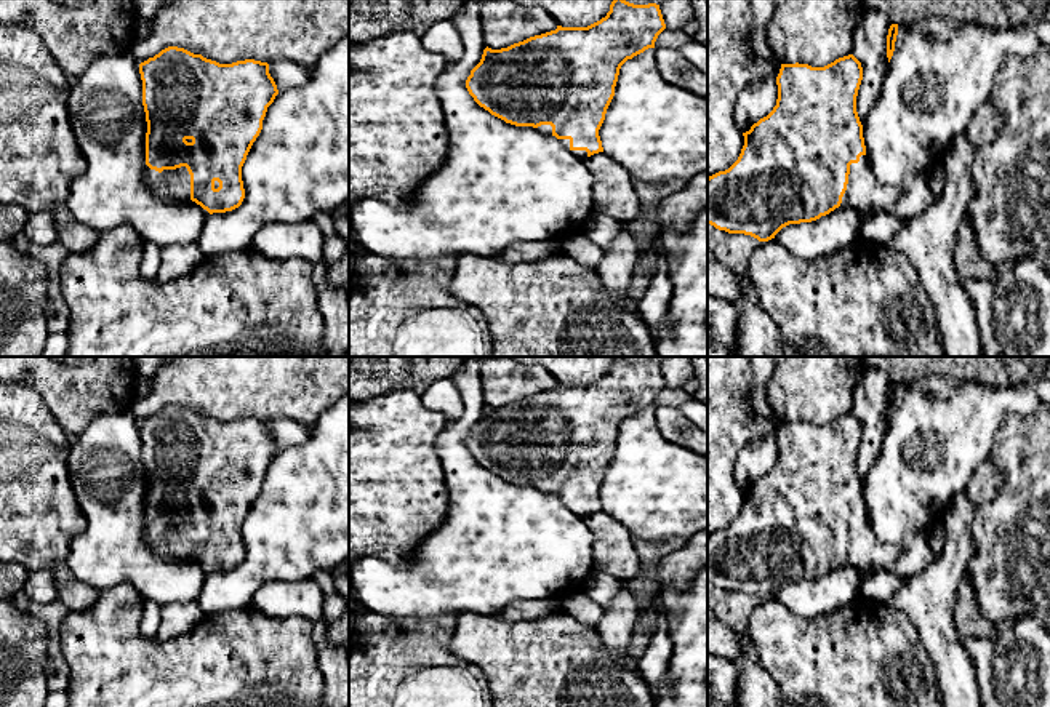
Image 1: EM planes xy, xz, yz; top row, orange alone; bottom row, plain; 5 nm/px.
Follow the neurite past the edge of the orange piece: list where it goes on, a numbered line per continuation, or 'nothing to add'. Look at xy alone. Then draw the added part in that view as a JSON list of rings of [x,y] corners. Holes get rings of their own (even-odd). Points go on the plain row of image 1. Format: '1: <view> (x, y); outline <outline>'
1: xy (170, 541); outline [[[186,525],[150,531],[144,541],[155,557],[190,558],[190,533]]]

